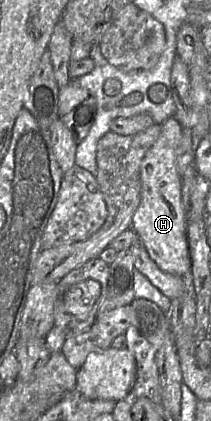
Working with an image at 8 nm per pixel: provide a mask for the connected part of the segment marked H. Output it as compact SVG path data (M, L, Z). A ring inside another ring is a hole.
M171 117L162 124L157 141L144 156L140 167L141 200L133 215L132 229L162 271L183 277L189 275L192 263L186 238L182 182L176 165L181 138L182 126Z

